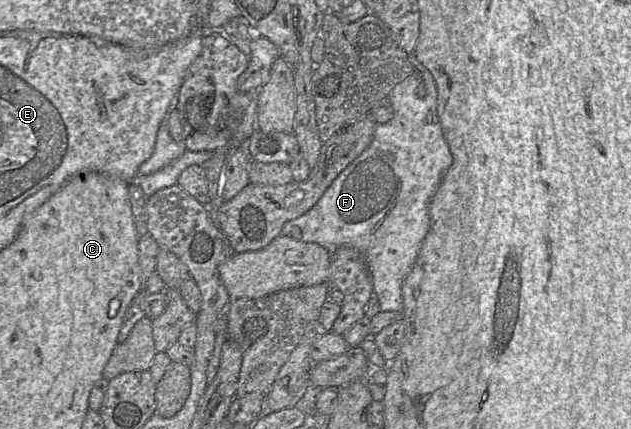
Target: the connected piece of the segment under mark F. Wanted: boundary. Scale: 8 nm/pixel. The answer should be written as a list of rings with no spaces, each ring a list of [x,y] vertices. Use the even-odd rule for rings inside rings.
[[[415,51],[407,53],[409,61],[414,67],[414,73],[398,83],[390,92],[388,98],[392,103],[394,109],[393,118],[385,124],[377,124],[372,142],[370,145],[347,167],[340,172],[340,174],[334,179],[330,186],[326,189],[322,197],[318,202],[302,216],[293,219],[292,226],[297,226],[302,232],[301,240],[309,243],[317,243],[324,247],[329,253],[333,253],[341,246],[350,246],[358,249],[365,257],[367,267],[372,279],[373,293],[378,297],[380,304],[380,311],[392,311],[402,312],[403,300],[401,295],[402,283],[413,268],[419,249],[429,231],[430,228],[430,201],[439,188],[441,181],[453,163],[453,157],[451,153],[451,147],[446,138],[445,132],[440,122],[438,114],[438,90],[436,82],[431,72],[424,67],[417,59]],[[419,83],[424,83],[426,94],[424,97],[418,97],[417,87]]]

